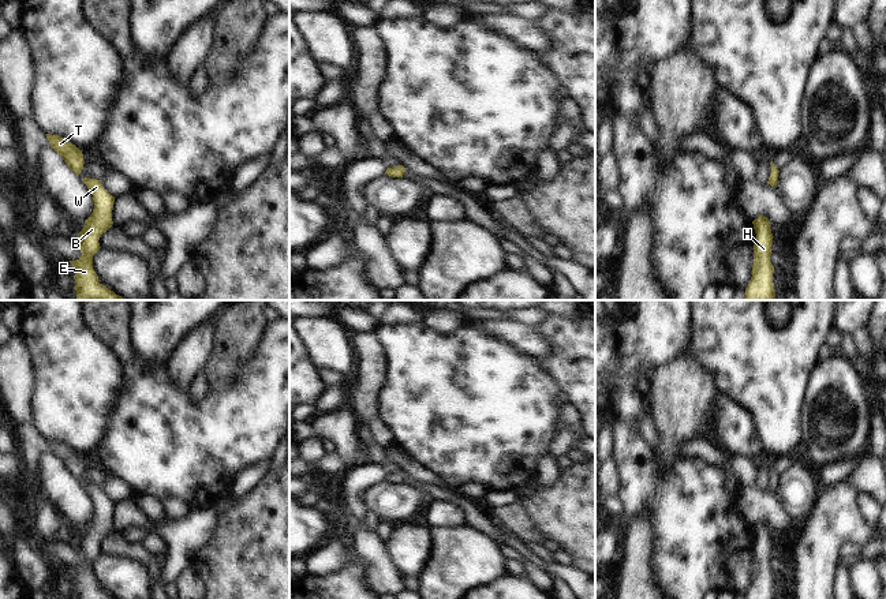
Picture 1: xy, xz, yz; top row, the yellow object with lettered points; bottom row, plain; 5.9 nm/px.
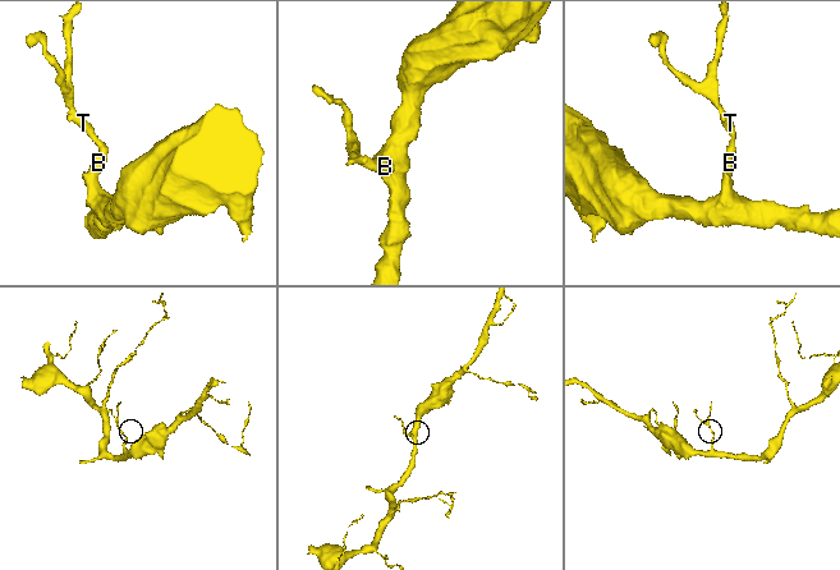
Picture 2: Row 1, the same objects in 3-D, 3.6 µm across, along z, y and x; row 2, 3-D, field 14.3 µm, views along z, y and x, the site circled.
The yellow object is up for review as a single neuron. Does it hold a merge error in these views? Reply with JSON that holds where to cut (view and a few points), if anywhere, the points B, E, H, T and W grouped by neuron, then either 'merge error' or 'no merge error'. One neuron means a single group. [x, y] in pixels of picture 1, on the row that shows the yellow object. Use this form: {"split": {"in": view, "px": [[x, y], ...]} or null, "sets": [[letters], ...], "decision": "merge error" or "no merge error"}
{"split": null, "sets": [["B", "E", "H", "T", "W"]], "decision": "no merge error"}

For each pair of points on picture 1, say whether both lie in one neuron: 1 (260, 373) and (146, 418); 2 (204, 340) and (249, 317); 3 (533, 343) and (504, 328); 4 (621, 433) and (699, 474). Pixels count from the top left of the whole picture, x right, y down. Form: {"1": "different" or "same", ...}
{"1": "same", "2": "different", "3": "same", "4": "same"}

